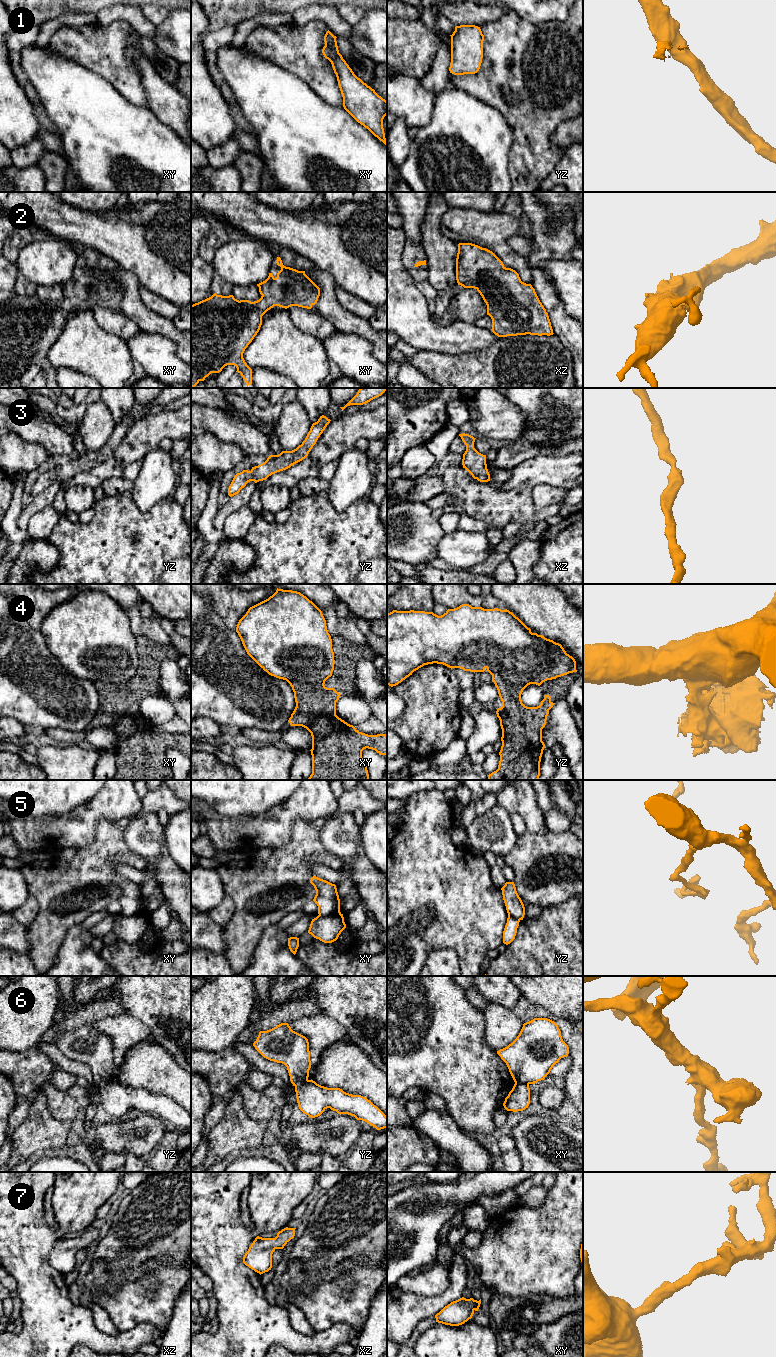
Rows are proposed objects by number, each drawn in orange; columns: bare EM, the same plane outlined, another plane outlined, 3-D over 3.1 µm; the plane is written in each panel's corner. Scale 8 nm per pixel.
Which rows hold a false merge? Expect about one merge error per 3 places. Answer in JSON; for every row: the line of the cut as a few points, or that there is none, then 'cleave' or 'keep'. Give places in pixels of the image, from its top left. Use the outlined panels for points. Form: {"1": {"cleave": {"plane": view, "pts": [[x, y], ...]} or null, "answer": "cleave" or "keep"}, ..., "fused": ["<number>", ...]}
{"1": {"cleave": {"plane": "xy", "pts": [[325, 34], [325, 42], [331, 48], [337, 50]]}, "answer": "cleave"}, "2": {"cleave": null, "answer": "keep"}, "3": {"cleave": null, "answer": "keep"}, "4": {"cleave": null, "answer": "keep"}, "5": {"cleave": {"plane": "xy", "pts": [[340, 912], [334, 915], [319, 915]]}, "answer": "cleave"}, "6": {"cleave": {"plane": "xy", "pts": [[515, 1082], [528, 1085]]}, "answer": "cleave"}, "7": {"cleave": null, "answer": "keep"}, "fused": ["1", "5", "6"]}

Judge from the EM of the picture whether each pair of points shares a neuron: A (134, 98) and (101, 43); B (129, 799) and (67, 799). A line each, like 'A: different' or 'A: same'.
A: same
B: different

